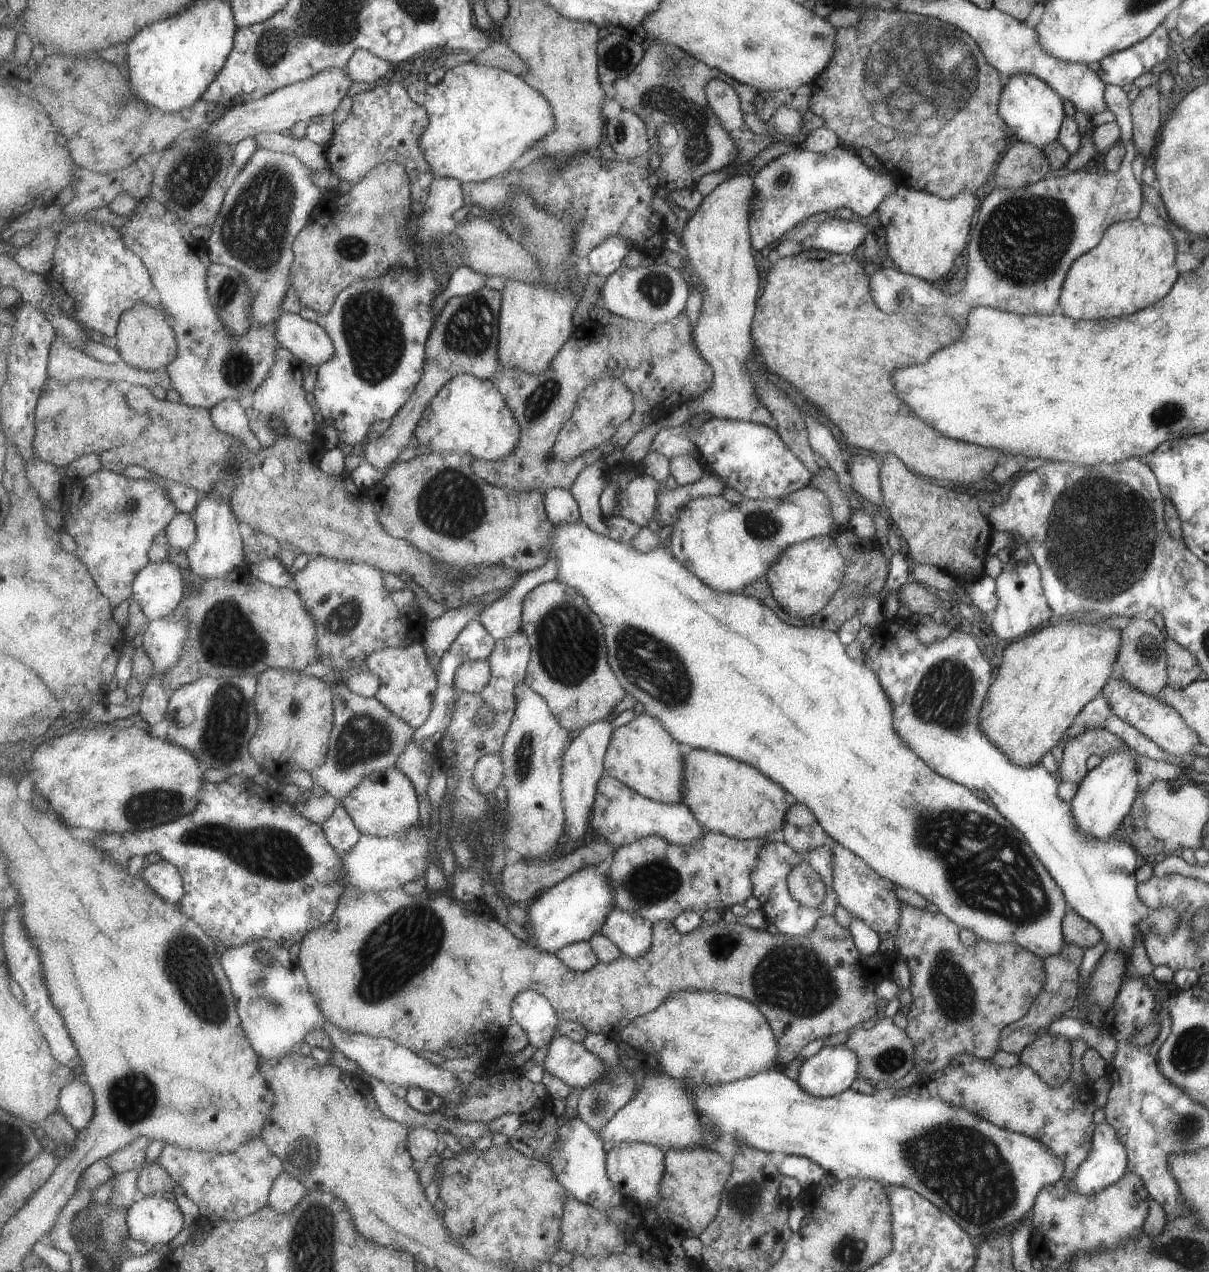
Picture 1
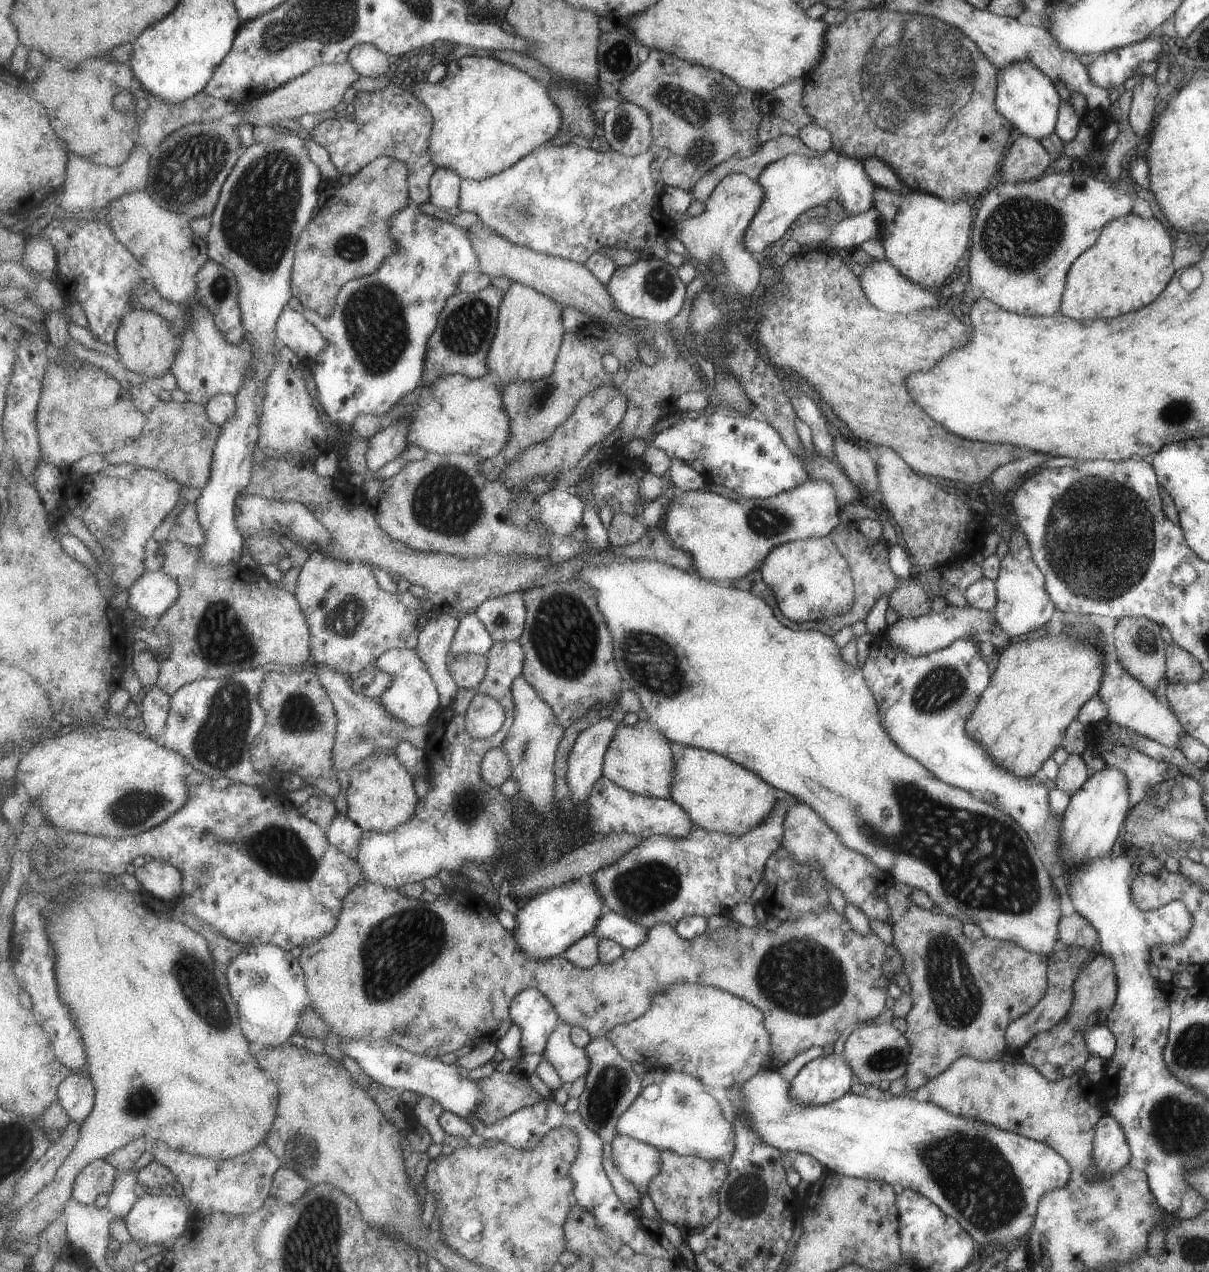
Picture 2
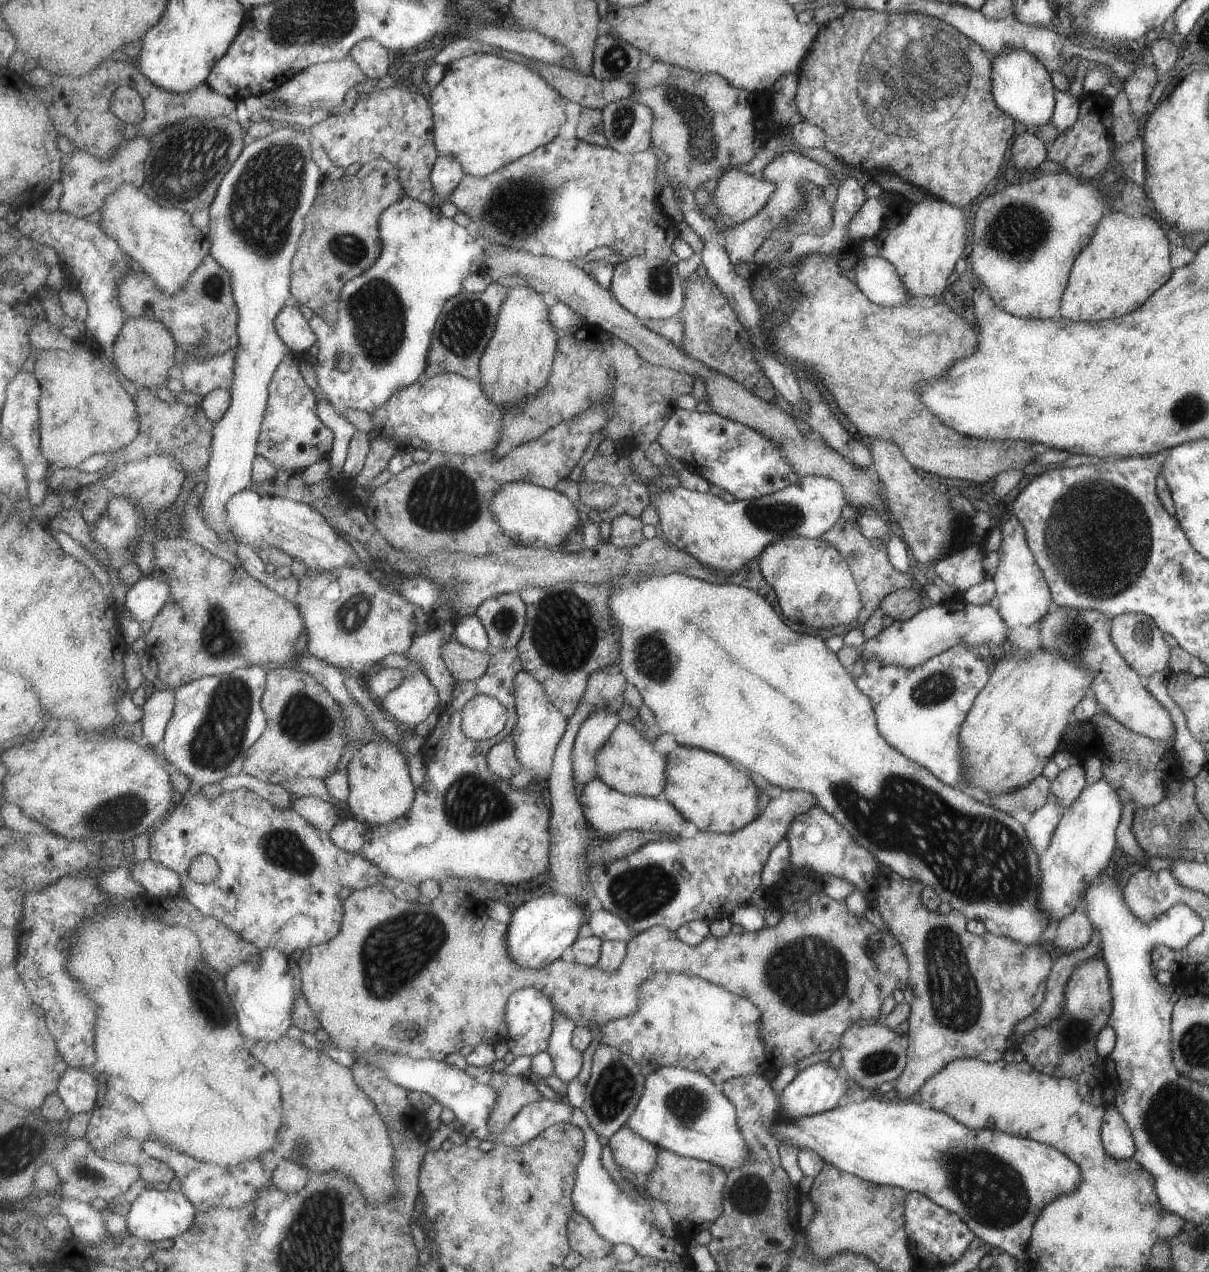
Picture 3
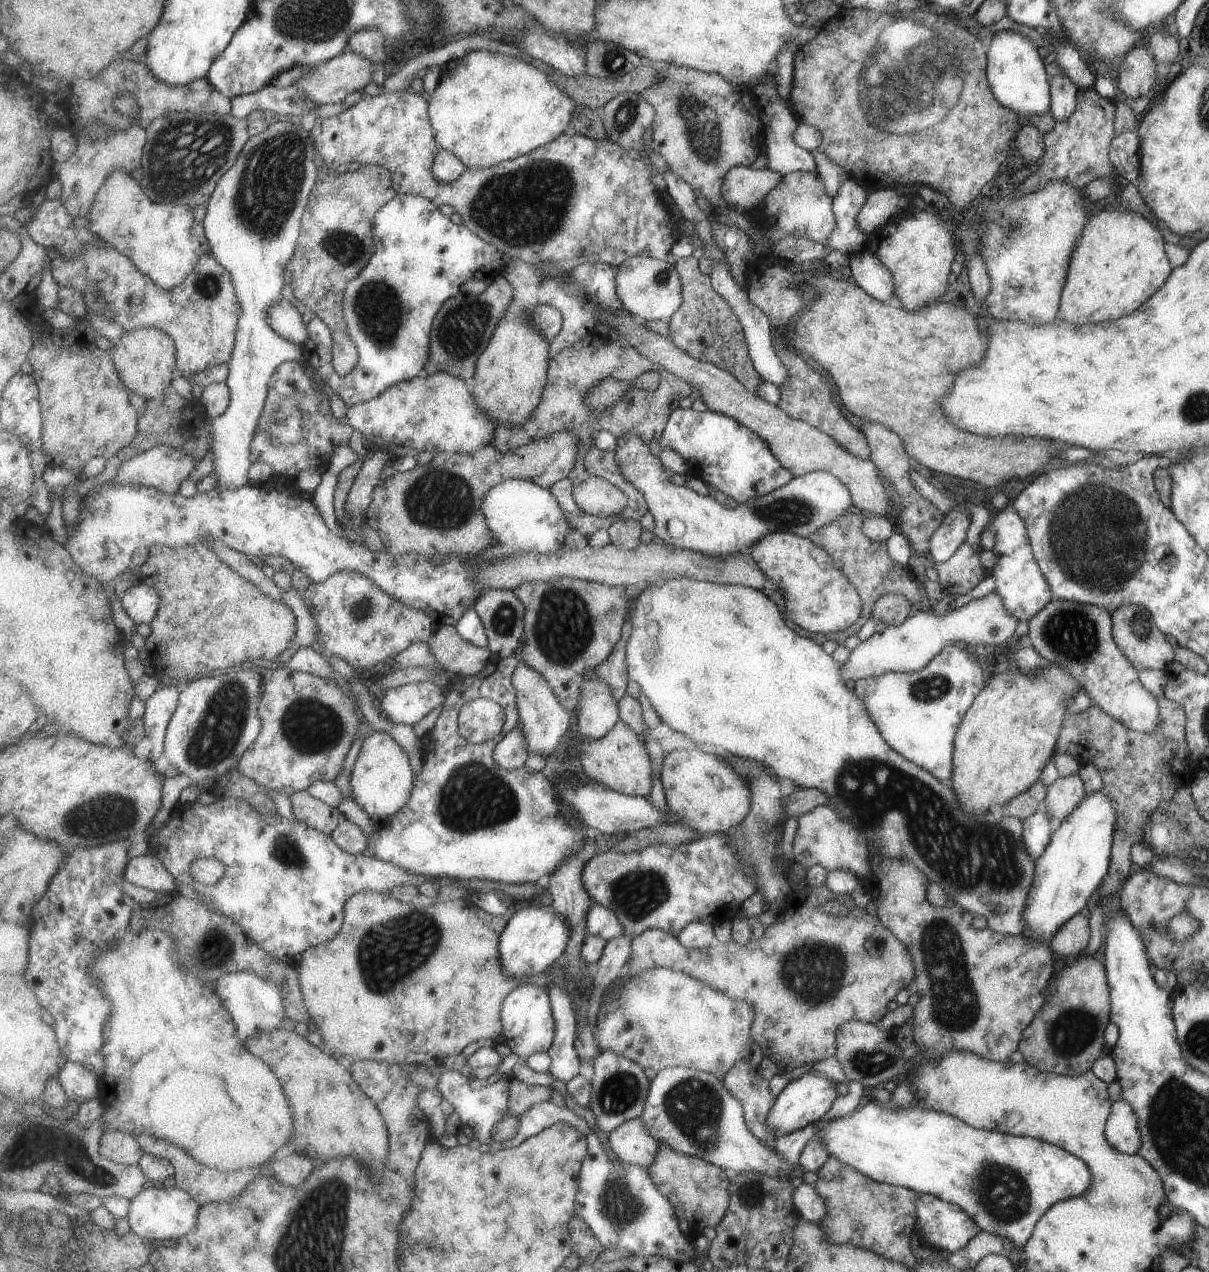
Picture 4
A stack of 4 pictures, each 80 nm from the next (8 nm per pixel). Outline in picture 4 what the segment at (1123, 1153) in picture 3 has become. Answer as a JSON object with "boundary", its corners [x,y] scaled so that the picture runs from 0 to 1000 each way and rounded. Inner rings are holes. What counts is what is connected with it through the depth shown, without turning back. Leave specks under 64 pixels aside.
{"boundary":[[[927,864],[921,866],[913,885],[915,897],[925,905],[938,908],[944,901],[940,884],[940,878],[933,866]]]}

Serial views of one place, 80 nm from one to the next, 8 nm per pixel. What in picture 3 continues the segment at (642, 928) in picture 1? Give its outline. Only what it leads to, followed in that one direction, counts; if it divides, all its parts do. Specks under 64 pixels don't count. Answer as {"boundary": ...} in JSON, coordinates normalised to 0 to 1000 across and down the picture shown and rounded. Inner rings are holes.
{"boundary":[[[499,714],[490,717],[487,720],[486,726],[487,733],[500,740],[514,739],[520,741],[527,736],[516,722]]]}

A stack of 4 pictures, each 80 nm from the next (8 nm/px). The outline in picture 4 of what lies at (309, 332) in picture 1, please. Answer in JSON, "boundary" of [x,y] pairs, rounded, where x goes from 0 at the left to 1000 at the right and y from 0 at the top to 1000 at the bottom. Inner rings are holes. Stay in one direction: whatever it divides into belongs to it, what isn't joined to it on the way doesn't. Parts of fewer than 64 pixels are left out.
{"boundary":[[[232,235],[228,237],[222,248],[222,255],[229,263],[247,272],[254,271],[256,265],[255,256],[252,256],[249,245],[239,236]]]}

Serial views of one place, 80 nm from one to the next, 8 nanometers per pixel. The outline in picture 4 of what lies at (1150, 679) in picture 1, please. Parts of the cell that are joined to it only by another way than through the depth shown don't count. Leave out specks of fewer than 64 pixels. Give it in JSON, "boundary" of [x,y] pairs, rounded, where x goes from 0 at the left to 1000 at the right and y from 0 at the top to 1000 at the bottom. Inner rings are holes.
{"boundary":[[[930,475],[925,476],[920,483],[921,502],[923,507],[930,512],[940,527],[960,527],[964,522],[968,522],[971,517],[971,508],[965,506],[964,500],[956,493],[954,483],[943,475]]]}

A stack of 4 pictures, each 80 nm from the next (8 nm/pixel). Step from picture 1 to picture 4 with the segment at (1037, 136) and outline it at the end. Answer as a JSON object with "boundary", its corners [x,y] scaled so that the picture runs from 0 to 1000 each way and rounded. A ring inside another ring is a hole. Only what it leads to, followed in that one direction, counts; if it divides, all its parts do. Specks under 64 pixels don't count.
{"boundary":[[[830,23],[823,26],[818,31],[816,33],[816,39],[816,61],[817,65],[820,68],[821,74],[828,83],[835,84],[836,86],[839,86],[841,90],[844,90],[846,94],[851,90],[860,90],[864,89],[868,83],[868,67],[866,66],[866,58],[864,58],[864,53],[863,53],[863,49],[856,39],[856,36],[846,30],[844,27],[839,25],[835,23]]]}

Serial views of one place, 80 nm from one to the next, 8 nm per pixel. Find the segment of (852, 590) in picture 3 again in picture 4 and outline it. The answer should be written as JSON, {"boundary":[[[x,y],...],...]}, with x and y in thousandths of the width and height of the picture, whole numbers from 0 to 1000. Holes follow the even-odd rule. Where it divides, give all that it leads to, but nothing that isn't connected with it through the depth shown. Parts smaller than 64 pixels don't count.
{"boundary":[[[639,418],[622,429],[629,448],[649,467],[650,483],[669,497],[691,498],[704,492],[711,483],[712,474],[701,454],[689,445],[688,439],[667,422]]]}

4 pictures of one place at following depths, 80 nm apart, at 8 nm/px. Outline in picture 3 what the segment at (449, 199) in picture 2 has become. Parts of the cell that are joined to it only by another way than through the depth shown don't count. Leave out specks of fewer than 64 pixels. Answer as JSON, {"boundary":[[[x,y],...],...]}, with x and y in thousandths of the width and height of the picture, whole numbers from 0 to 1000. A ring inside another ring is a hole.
{"boundary":[[[363,123],[356,138],[361,153],[366,155],[367,158],[371,157],[370,155],[380,146],[384,137],[383,130],[380,129],[378,125]]]}

